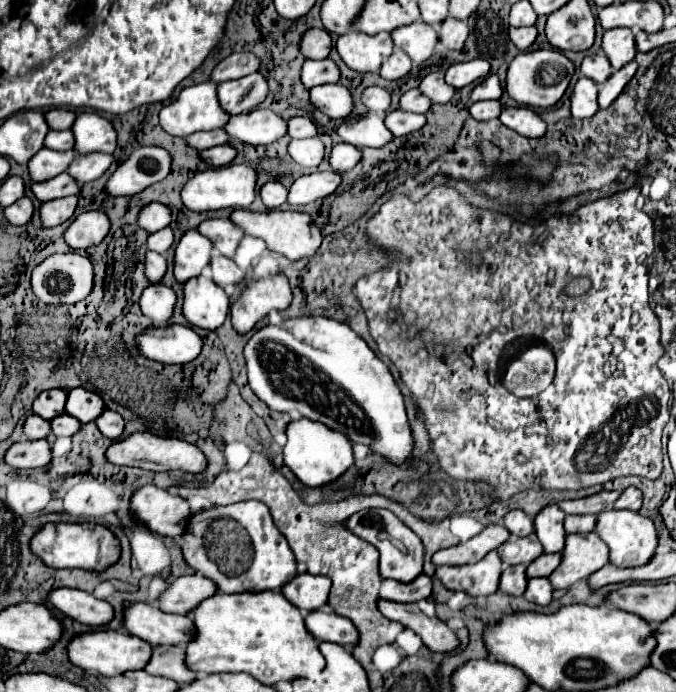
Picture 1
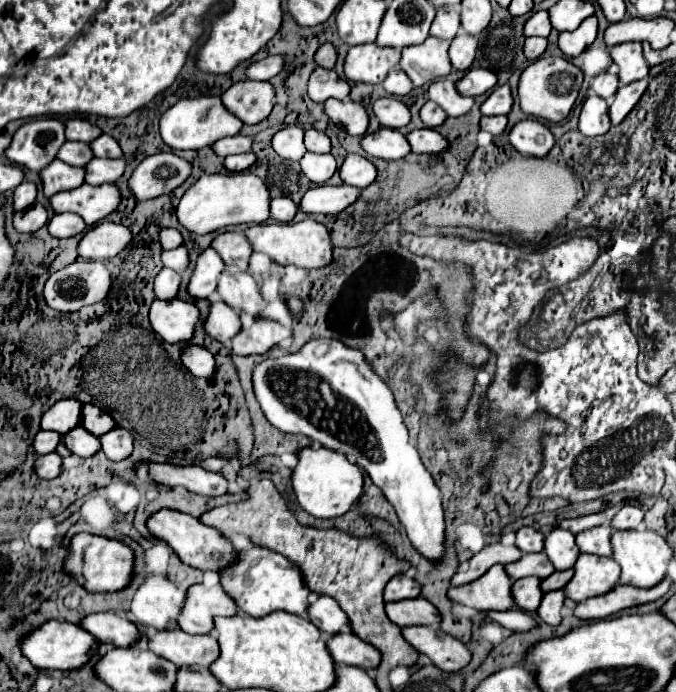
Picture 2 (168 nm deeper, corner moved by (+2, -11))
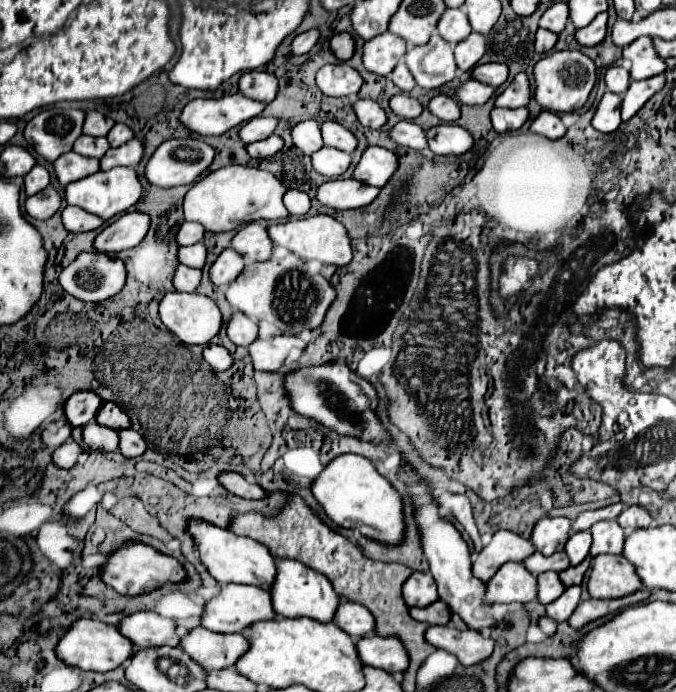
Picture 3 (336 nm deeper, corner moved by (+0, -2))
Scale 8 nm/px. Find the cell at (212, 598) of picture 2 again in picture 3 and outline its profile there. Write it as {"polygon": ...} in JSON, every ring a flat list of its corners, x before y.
{"polygon":[[220,584,220,594,210,598,204,606,204,612,200,616,200,622,204,628,212,632,242,632,246,626,258,620,270,620,274,616,270,594,258,586,246,586,246,584]]}

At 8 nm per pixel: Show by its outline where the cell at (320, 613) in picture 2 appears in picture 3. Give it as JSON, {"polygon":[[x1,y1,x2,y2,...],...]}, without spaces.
{"polygon":[[342,600,334,614,334,624,346,634,350,634,350,638,360,638,374,630,374,616,360,604]]}

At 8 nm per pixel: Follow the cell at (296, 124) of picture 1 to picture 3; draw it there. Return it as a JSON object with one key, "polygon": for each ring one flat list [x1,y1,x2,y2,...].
{"polygon":[[328,120,322,124,322,140,326,146,332,146,332,148,338,148,338,150,344,150,350,154,354,152,356,144,358,144,354,134,334,120]]}

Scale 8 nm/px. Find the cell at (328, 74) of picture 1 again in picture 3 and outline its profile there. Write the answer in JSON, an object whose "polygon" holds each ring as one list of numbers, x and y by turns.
{"polygon":[[326,64,318,70,316,84,326,96,354,96,362,86,362,76,348,64]]}

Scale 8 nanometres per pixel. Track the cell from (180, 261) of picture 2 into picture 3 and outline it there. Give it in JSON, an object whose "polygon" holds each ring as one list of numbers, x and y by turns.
{"polygon":[[192,244,192,246,182,246,178,248,178,262,190,268,202,268,206,262,206,248,204,244]]}

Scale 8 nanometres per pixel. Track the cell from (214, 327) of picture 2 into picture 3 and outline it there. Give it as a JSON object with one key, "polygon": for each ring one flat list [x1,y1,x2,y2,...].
{"polygon":[[238,310,232,312,232,318,226,326,228,338,236,346,248,346,258,336,258,326,254,320,250,320,246,314,238,314]]}

